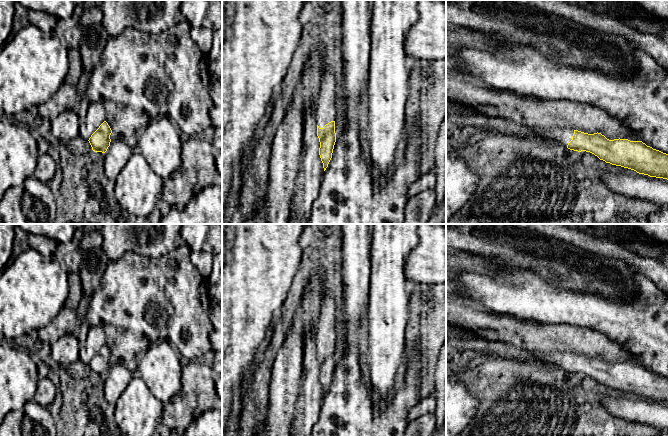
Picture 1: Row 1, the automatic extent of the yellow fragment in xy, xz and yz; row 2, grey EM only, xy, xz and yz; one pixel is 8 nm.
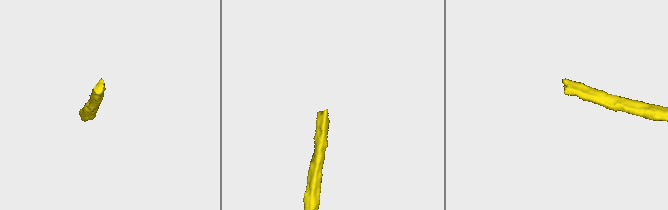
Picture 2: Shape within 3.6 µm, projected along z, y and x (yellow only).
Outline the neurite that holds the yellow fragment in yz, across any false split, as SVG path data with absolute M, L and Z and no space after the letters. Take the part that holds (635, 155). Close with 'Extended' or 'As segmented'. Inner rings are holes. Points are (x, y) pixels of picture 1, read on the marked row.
M529 127L538 136L551 139L558 145L574 151L586 151L612 165L636 171L639 174L668 180L668 154L647 146L642 141L609 140L601 133L588 134L578 130Z. Extended

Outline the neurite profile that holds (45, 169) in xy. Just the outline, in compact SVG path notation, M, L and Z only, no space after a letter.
M48 155L39 156L34 176L43 183L49 182L56 171L54 160Z

